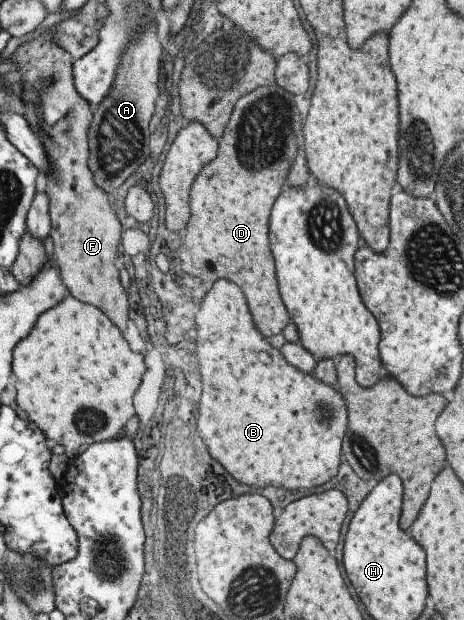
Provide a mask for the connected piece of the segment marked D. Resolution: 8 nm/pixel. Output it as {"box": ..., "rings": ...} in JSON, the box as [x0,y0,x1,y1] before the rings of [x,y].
{"box":[178,82,303,336],"rings":[[[275,82],[251,90],[234,103],[224,132],[218,140],[216,156],[208,161],[192,181],[189,190],[189,217],[186,234],[178,249],[179,269],[200,278],[206,284],[226,279],[241,288],[256,330],[262,336],[281,334],[288,324],[289,314],[280,298],[275,266],[268,248],[268,216],[274,200],[280,194],[286,172],[296,156],[303,119],[298,112],[294,95],[282,90]]]}

